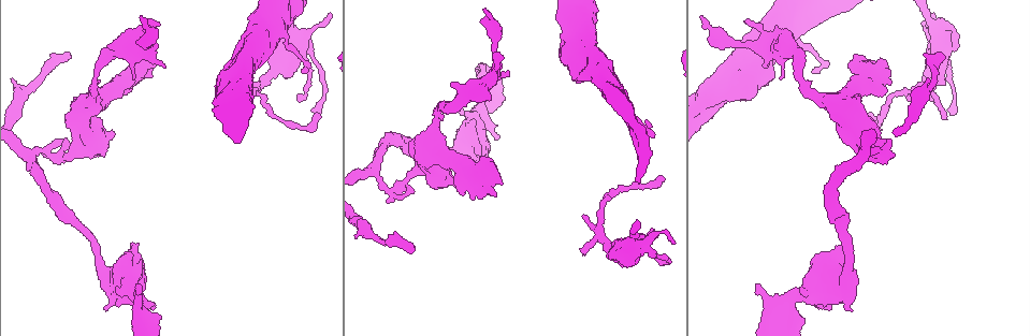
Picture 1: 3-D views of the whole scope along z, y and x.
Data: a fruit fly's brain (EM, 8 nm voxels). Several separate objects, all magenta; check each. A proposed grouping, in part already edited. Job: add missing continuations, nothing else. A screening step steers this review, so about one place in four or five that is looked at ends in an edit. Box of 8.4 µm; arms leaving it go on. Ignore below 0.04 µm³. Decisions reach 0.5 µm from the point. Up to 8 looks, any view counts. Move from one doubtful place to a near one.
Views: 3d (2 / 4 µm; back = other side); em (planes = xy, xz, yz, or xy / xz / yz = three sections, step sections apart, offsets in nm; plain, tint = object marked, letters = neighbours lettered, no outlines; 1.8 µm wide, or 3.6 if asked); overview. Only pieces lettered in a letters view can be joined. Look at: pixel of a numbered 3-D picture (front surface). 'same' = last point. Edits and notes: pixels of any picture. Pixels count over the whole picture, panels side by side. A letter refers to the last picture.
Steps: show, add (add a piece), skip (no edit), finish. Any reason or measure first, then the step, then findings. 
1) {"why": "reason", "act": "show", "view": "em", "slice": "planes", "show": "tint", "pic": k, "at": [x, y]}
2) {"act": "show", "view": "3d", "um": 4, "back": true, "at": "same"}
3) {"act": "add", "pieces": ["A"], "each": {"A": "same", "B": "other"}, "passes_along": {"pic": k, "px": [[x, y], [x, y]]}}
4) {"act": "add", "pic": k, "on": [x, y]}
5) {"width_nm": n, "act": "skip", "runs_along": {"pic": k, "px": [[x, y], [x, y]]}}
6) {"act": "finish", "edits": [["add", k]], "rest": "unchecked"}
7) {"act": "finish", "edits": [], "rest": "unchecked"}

{"why": "free end", "act": "show", "view": "3d", "um": 2, "pic": 1, "at": [154, 307]}

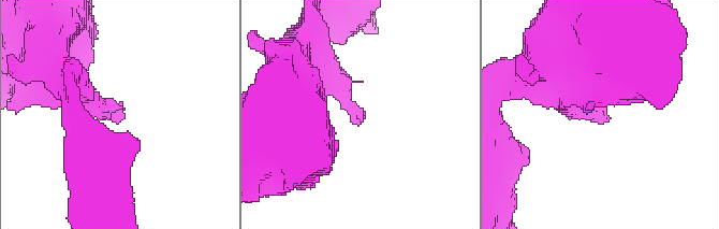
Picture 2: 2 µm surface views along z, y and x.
{"act": "show", "view": "em", "slice": "planes", "show": "tint", "pic": 2, "at": [360, 122]}

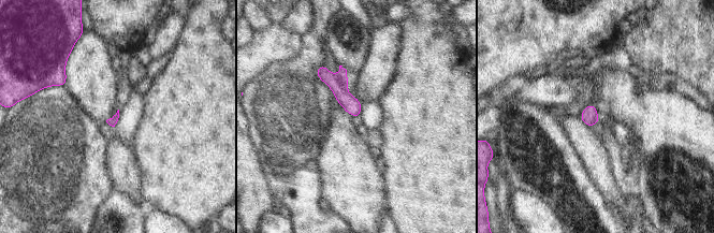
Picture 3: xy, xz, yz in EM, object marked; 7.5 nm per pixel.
{"act": "show", "view": "em", "slice": "planes", "show": "letters", "at": "same"}

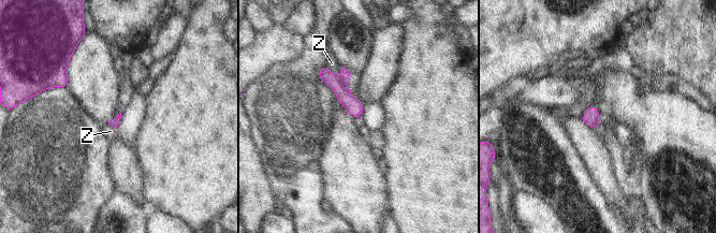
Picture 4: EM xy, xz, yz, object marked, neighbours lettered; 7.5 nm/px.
{"act": "skip", "each": {"Z": "other"}, "runs_along": {"pic": 4, "px": [[323, 70], [359, 115]]}, "found": "none of them fits"}

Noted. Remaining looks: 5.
{"why": "an open end", "act": "show", "view": "em", "slice": "planes", "show": "letters", "pic": 1, "at": [135, 283]}

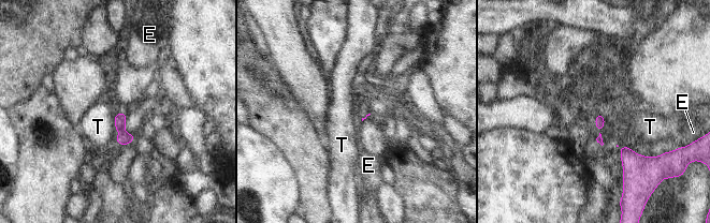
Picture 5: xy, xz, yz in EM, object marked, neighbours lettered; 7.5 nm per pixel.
{"longest_contact_nm": ["T", 200], "act": "skip", "each": {"E": "other", "T": "other"}, "border": {"pic": 5, "px": [[606, 117], [599, 132], [603, 144]]}, "found": "none of them fits"}

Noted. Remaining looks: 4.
{"why": "thin end", "act": "show", "view": "em", "slice": "planes", "show": "letters", "pic": 1, "at": [942, 58]}

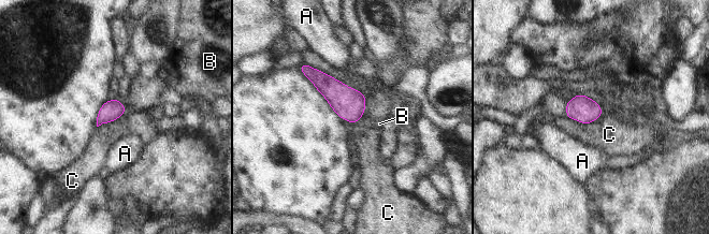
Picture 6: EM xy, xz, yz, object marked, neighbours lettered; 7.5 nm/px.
{"width_nm": 160, "act": "add", "pic": 6, "on": [143, 96], "each": {"A": "other", "B": "same", "C": "other"}, "passes_along": {"pic": 6, "px": [[112, 110], [123, 104], [143, 96]]}, "found": "the cell continues"}

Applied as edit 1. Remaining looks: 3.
{"act": "finish", "edits": [["add", 6]], "rest": "unchecked"}

